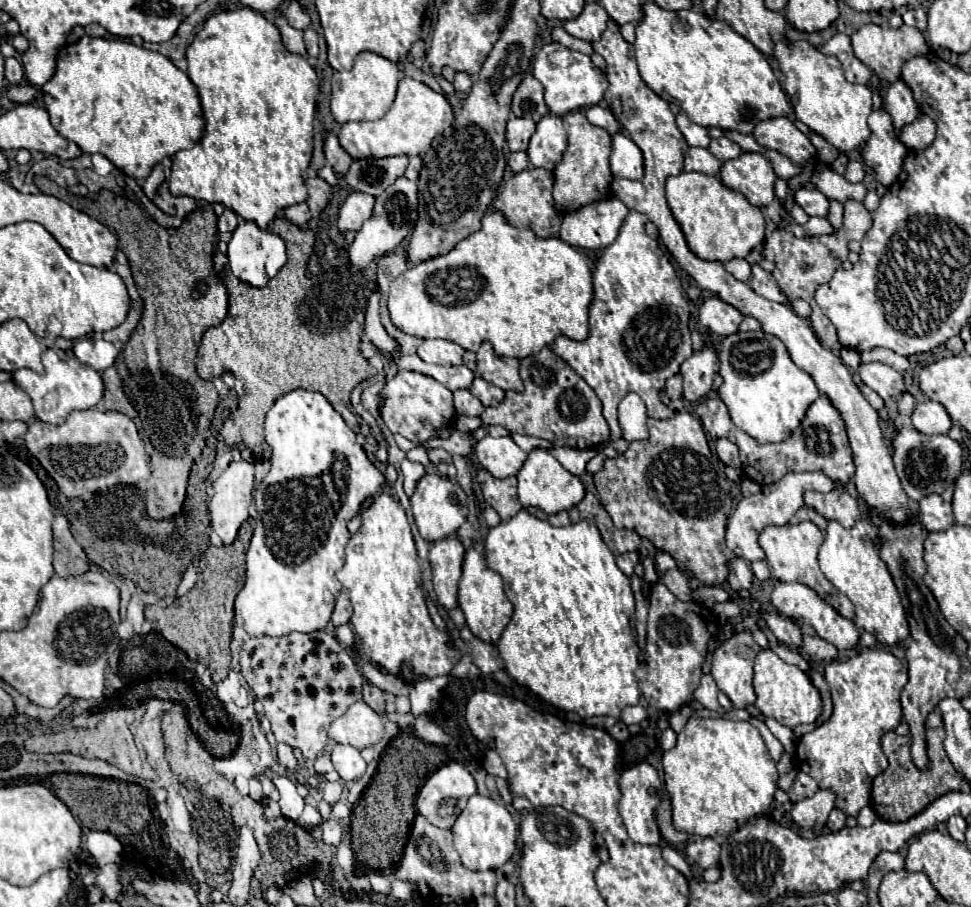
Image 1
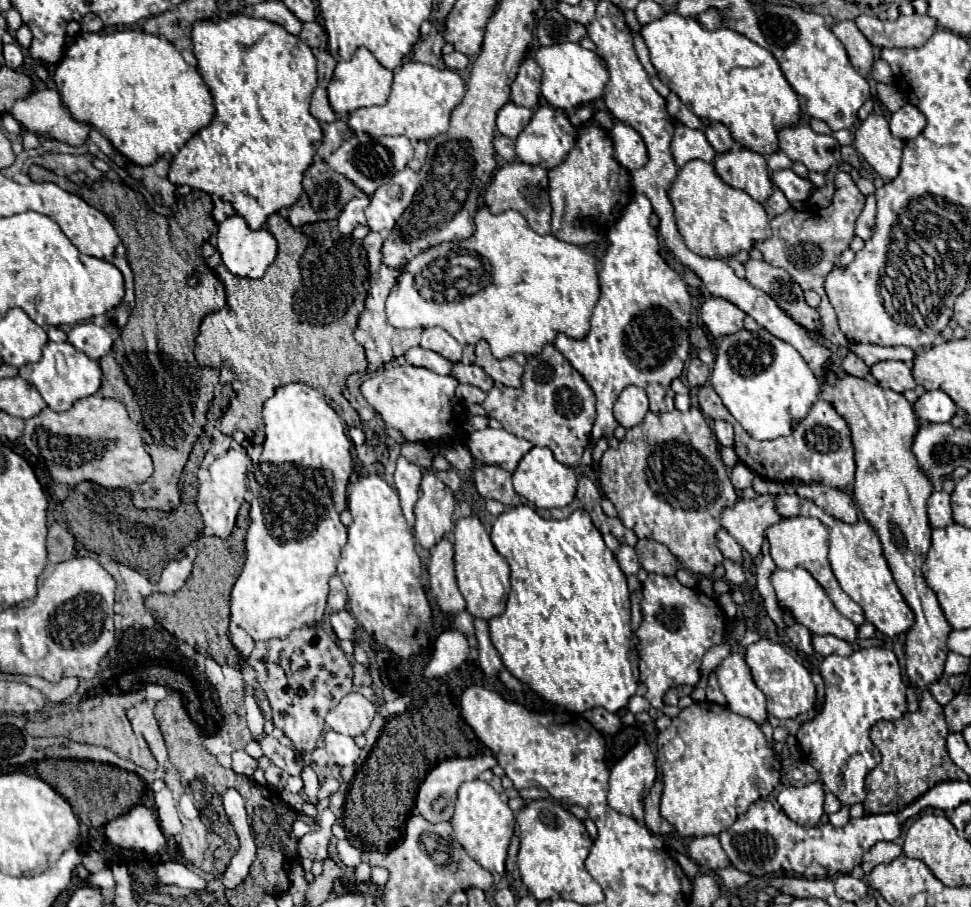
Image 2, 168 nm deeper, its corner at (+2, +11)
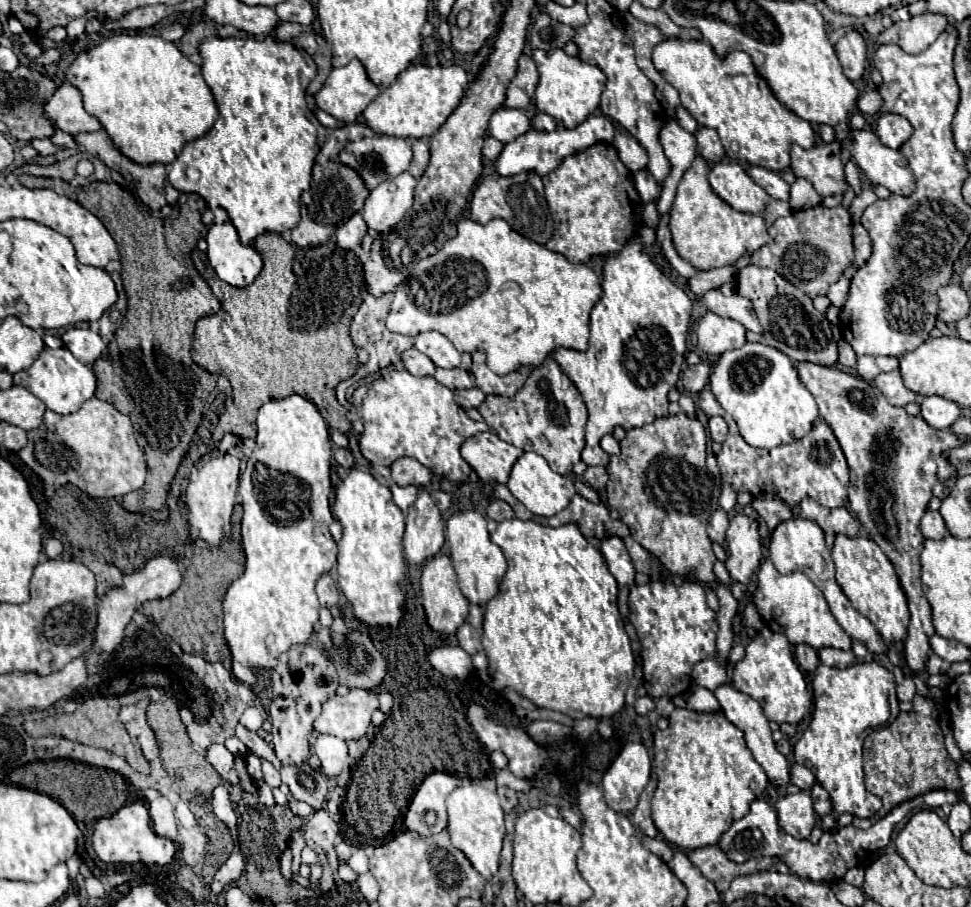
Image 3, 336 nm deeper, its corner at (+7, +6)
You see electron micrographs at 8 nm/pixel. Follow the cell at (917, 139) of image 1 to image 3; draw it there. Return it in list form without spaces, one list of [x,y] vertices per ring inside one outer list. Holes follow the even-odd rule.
[[[884,113],[878,119],[878,127],[876,127],[876,135],[878,139],[892,149],[898,149],[902,143],[906,143],[910,139],[910,133],[914,133],[910,121],[906,121],[906,117],[902,115],[892,115],[892,113]]]

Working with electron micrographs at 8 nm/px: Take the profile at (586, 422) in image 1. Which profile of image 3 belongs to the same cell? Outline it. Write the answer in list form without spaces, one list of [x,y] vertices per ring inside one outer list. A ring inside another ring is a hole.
[[[546,357],[542,365],[532,369],[524,387],[512,399],[486,395],[478,411],[494,435],[520,447],[522,451],[534,451],[542,455],[550,469],[560,475],[568,475],[580,461],[588,411],[576,385],[566,377],[566,373],[562,373],[552,357]]]

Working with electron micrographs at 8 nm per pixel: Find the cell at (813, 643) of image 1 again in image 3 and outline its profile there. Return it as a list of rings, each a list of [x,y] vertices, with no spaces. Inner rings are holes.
[[[822,647],[818,651],[818,657],[820,657],[820,663],[838,667],[838,669],[844,669],[856,661],[852,651],[842,651],[842,649],[834,649],[834,647]]]

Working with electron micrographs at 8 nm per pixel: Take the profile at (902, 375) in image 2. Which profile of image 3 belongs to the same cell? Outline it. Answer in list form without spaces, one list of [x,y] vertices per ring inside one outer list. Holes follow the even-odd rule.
[[[896,369],[896,371],[890,371],[890,373],[880,373],[880,375],[874,379],[874,385],[882,391],[882,395],[888,399],[890,405],[904,407],[906,403],[916,401],[916,393],[912,393],[910,389],[904,387],[902,375],[900,375],[898,369]]]

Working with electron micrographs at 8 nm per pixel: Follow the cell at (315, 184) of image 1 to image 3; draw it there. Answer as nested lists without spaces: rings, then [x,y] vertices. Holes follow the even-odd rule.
[[[336,161],[316,163],[314,171],[312,171],[310,189],[302,193],[302,201],[306,205],[308,215],[314,221],[314,225],[294,227],[292,229],[292,243],[296,243],[298,247],[312,247],[312,245],[326,243],[328,237],[336,231],[338,225],[348,221],[350,215],[354,215],[356,211],[362,209],[366,197],[368,197],[368,191],[364,187],[362,179],[354,173],[354,169],[350,169],[346,165],[340,165]]]

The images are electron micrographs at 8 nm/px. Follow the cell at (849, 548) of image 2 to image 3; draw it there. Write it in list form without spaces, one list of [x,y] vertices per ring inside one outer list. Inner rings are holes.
[[[838,535],[834,539],[832,559],[836,565],[836,581],[850,599],[852,607],[870,619],[886,643],[904,639],[910,623],[910,611],[906,605],[906,595],[898,583],[898,575],[882,549],[868,537]]]

